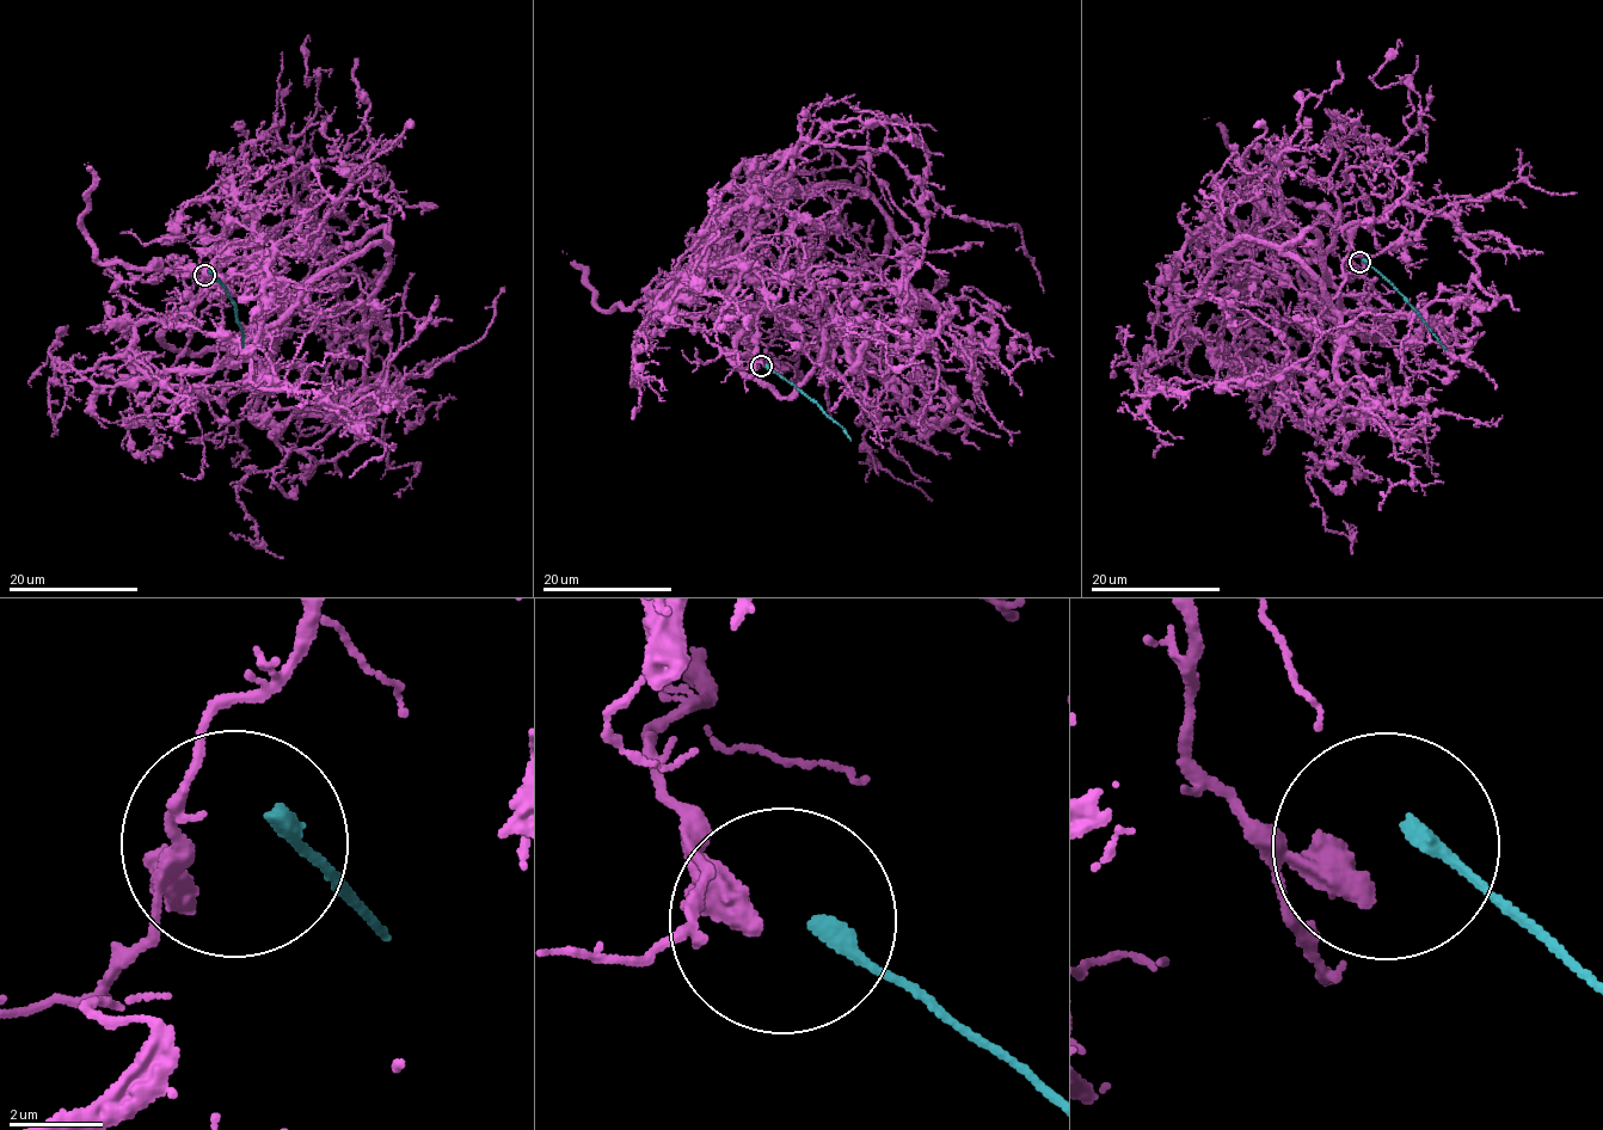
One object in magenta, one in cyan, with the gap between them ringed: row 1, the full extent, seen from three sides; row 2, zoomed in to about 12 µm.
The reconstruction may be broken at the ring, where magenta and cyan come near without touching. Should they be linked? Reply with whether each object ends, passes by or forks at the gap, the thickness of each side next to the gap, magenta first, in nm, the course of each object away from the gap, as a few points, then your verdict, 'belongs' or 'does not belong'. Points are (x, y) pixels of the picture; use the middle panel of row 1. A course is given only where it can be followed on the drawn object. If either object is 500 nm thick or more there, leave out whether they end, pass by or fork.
calibres 650 and 400 nm; course magenta (757, 366), (765, 307), (933, 304), (903, 260), (929, 195), (1015, 223), (1043, 293); course cyan (766, 366), (817, 404), (843, 428), (851, 441); does not belong

